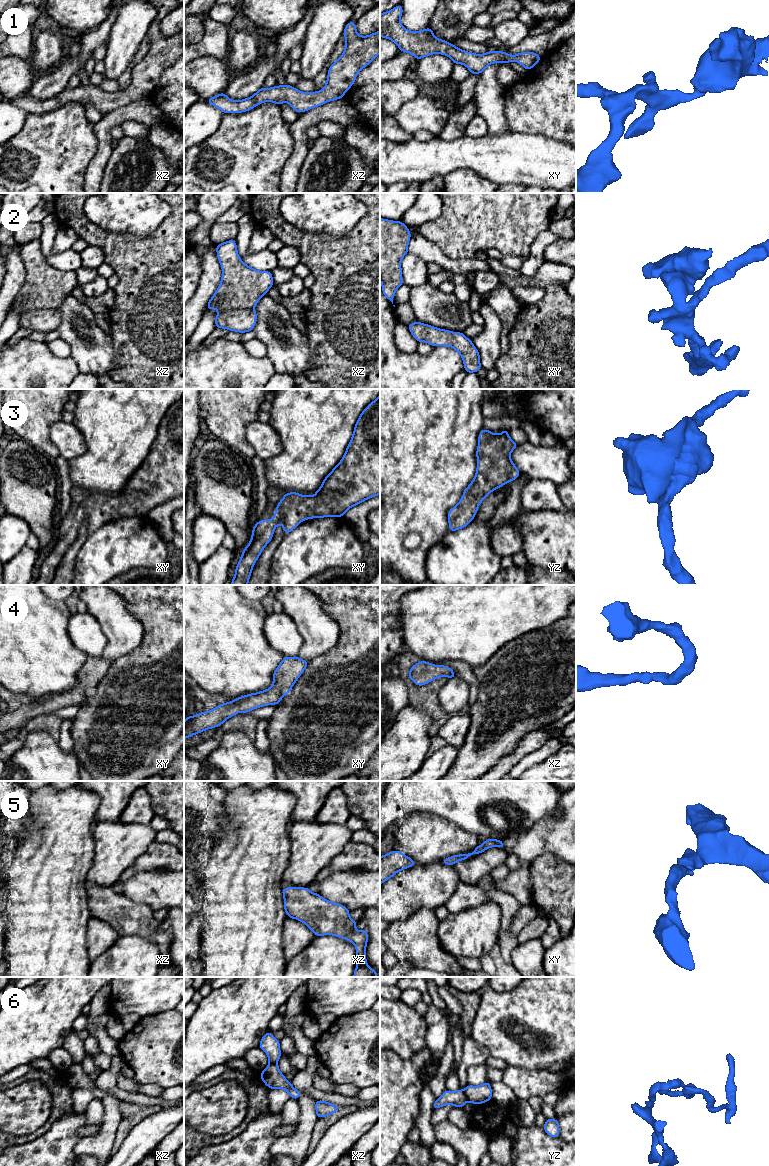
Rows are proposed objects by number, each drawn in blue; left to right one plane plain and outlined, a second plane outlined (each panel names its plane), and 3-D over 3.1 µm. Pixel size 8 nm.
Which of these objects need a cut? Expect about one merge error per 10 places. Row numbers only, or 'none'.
6

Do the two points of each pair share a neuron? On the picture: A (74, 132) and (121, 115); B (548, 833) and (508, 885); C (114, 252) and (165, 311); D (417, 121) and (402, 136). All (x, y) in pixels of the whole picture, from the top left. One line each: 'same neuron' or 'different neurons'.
A: different neurons
B: same neuron
C: same neuron
D: different neurons

